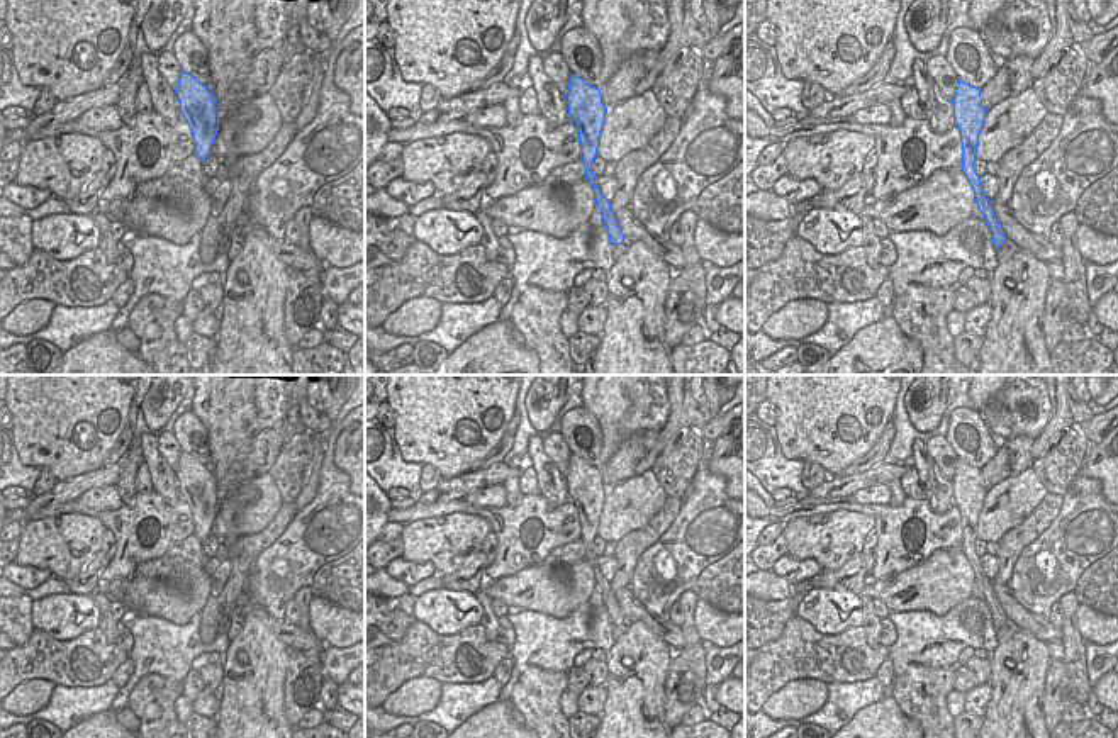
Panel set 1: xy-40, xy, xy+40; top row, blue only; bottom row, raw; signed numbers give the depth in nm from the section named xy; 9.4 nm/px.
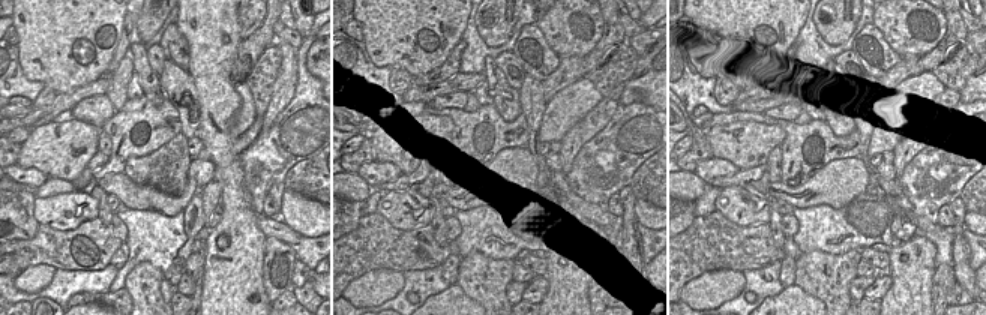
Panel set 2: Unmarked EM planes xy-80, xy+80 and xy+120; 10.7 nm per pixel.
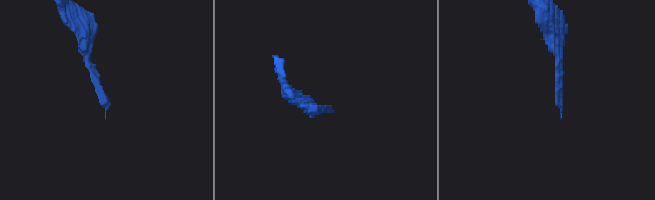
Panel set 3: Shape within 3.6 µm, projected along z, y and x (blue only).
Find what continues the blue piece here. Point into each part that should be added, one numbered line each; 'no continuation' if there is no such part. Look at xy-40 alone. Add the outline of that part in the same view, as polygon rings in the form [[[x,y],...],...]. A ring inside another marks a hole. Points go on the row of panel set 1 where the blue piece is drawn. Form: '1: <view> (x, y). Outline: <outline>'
no continuation

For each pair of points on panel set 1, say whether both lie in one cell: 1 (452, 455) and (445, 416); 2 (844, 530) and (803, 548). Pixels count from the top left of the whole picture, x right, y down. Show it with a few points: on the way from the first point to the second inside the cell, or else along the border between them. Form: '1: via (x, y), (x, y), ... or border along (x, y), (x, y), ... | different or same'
1: via (452, 445), (448, 426) | same
2: via (833, 538), (813, 538) | same

